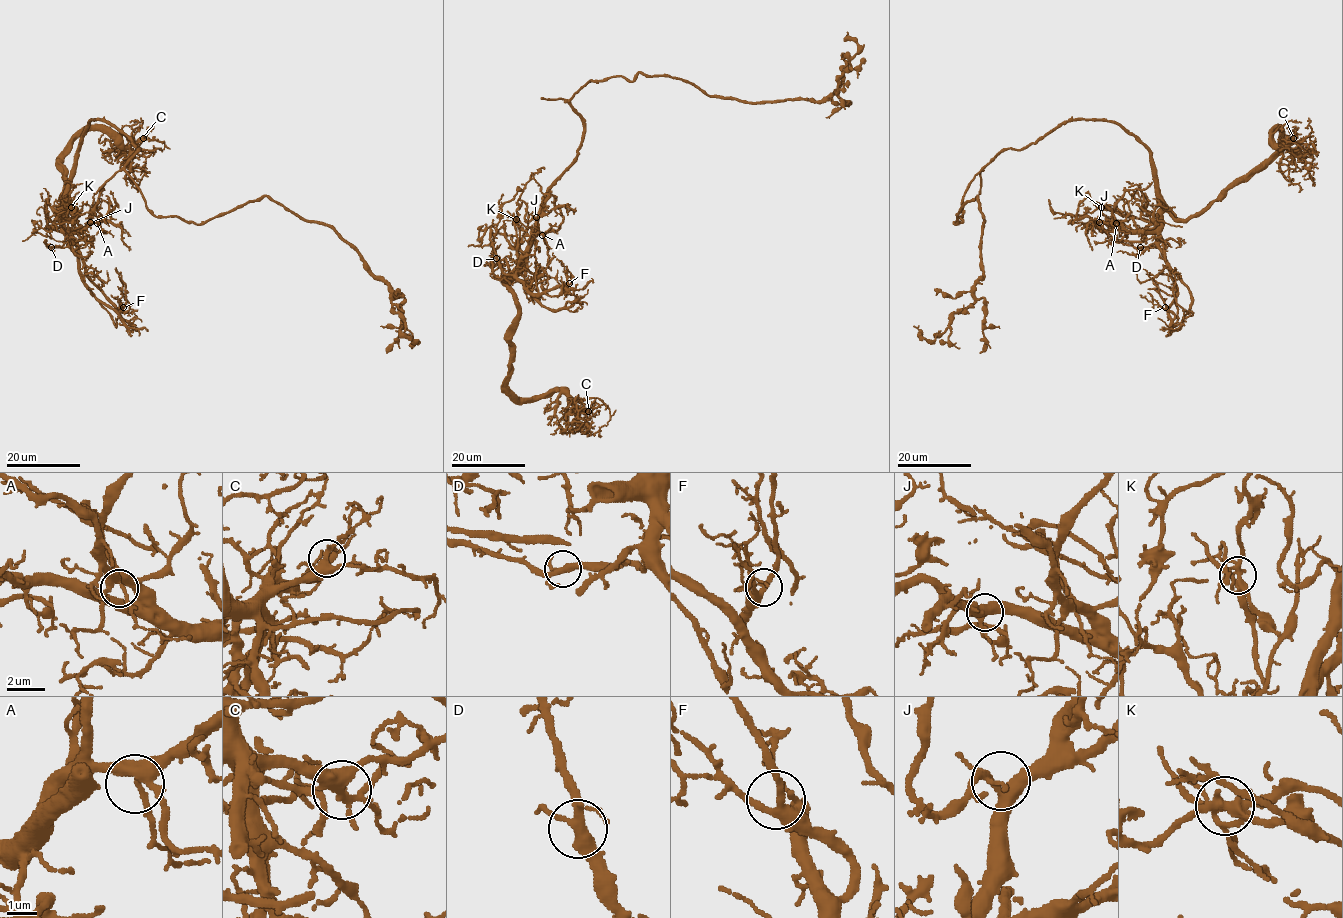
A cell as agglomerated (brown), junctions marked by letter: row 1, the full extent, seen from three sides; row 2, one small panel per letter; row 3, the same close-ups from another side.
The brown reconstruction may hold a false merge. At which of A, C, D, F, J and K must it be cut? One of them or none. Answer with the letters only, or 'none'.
K

